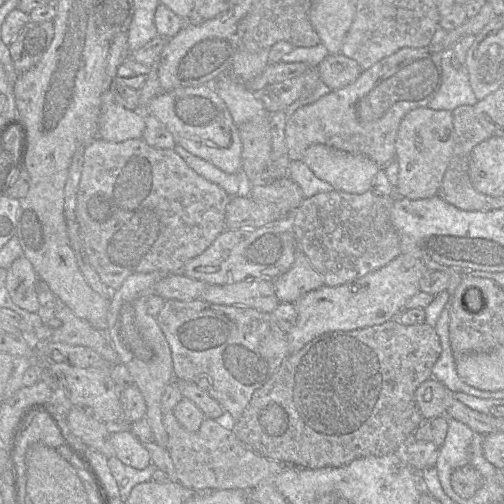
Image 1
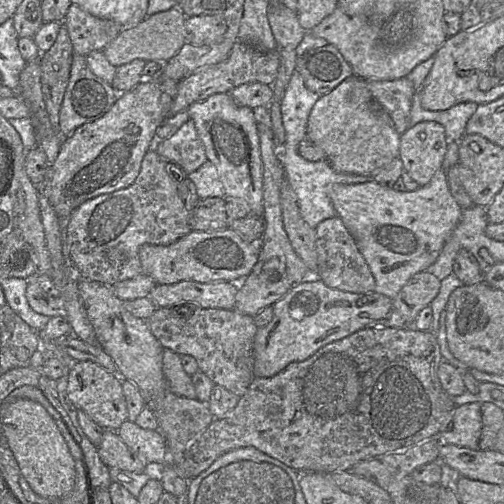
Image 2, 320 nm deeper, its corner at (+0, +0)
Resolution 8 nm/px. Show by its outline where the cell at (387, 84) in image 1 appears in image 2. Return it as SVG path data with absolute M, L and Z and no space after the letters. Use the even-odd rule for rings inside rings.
M408 77L366 80L375 103L386 112L399 134L410 126L410 111L416 89Z

